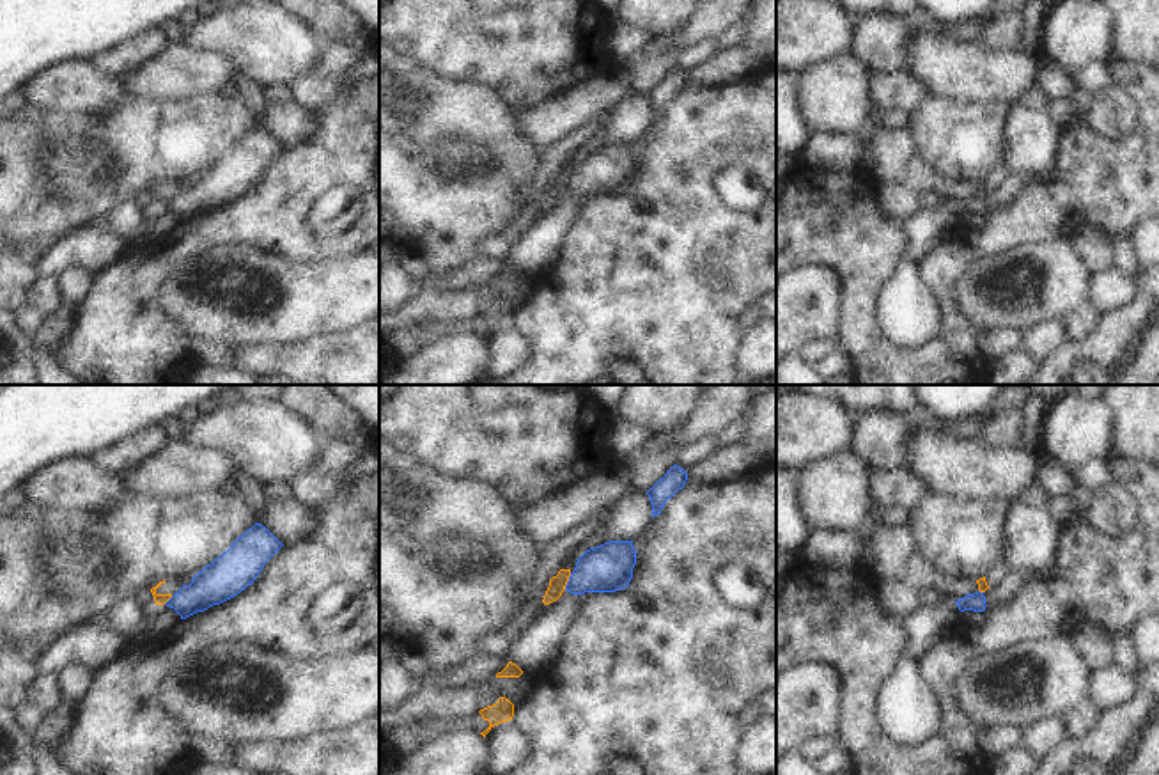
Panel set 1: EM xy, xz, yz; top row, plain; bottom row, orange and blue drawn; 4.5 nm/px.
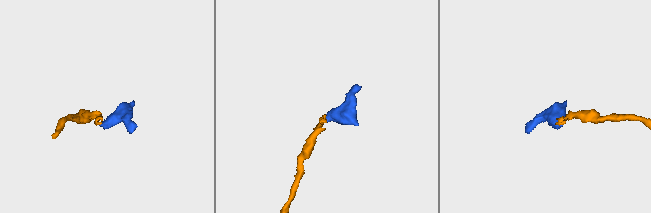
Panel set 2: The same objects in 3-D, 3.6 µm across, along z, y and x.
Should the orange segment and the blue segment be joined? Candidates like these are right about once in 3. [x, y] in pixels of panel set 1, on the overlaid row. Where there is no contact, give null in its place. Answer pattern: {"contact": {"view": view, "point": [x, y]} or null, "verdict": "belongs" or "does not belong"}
{"contact": {"view": "xz", "point": [567, 580]}, "verdict": "does not belong"}

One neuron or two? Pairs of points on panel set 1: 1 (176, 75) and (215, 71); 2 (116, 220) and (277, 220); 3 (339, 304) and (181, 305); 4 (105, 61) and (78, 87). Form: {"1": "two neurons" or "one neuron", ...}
{"1": "one neuron", "2": "two neurons", "3": "one neuron", "4": "two neurons"}

